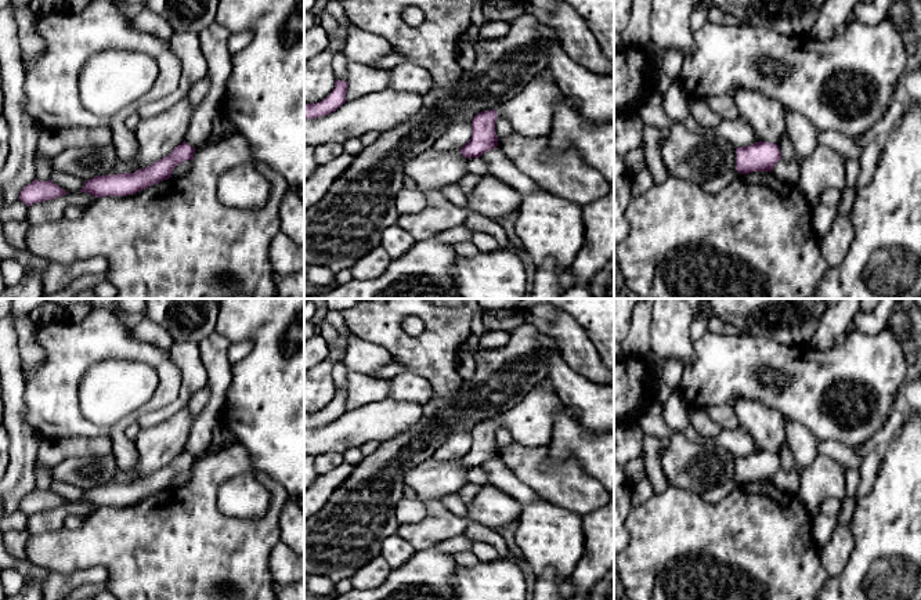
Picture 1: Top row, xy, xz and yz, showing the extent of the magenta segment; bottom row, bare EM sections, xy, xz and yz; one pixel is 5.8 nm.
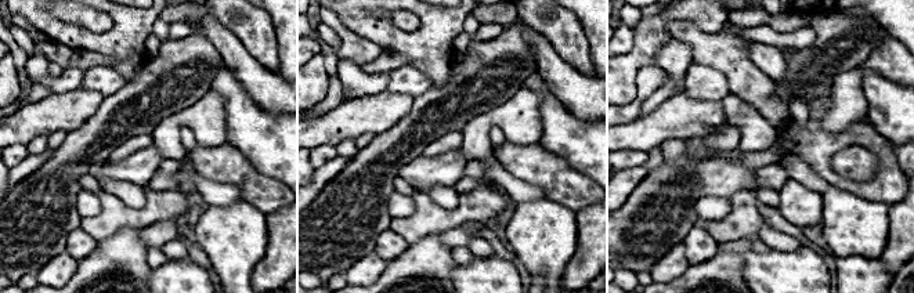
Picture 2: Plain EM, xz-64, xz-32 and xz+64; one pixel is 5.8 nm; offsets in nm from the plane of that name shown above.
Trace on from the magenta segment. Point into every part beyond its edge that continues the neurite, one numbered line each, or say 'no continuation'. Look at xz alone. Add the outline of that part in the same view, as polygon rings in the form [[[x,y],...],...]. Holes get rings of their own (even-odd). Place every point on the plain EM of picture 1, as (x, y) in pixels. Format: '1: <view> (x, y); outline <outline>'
1: xz (530, 422); outline [[[543,379],[520,404],[499,415],[496,423],[506,427],[512,441],[519,445],[527,448],[543,447],[550,441],[555,412],[560,406],[561,402],[552,391],[550,382]]]

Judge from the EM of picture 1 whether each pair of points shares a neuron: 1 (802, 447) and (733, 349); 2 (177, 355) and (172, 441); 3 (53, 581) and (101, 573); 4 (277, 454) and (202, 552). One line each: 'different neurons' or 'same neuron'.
1: different neurons
2: different neurons
3: same neuron
4: different neurons

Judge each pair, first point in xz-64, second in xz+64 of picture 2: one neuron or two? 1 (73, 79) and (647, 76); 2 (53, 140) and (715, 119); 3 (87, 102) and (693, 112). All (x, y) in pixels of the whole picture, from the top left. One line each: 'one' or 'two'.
1: two
2: two
3: one

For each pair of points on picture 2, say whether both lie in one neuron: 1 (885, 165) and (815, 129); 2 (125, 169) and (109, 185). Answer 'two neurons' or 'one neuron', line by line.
1: one neuron
2: two neurons

